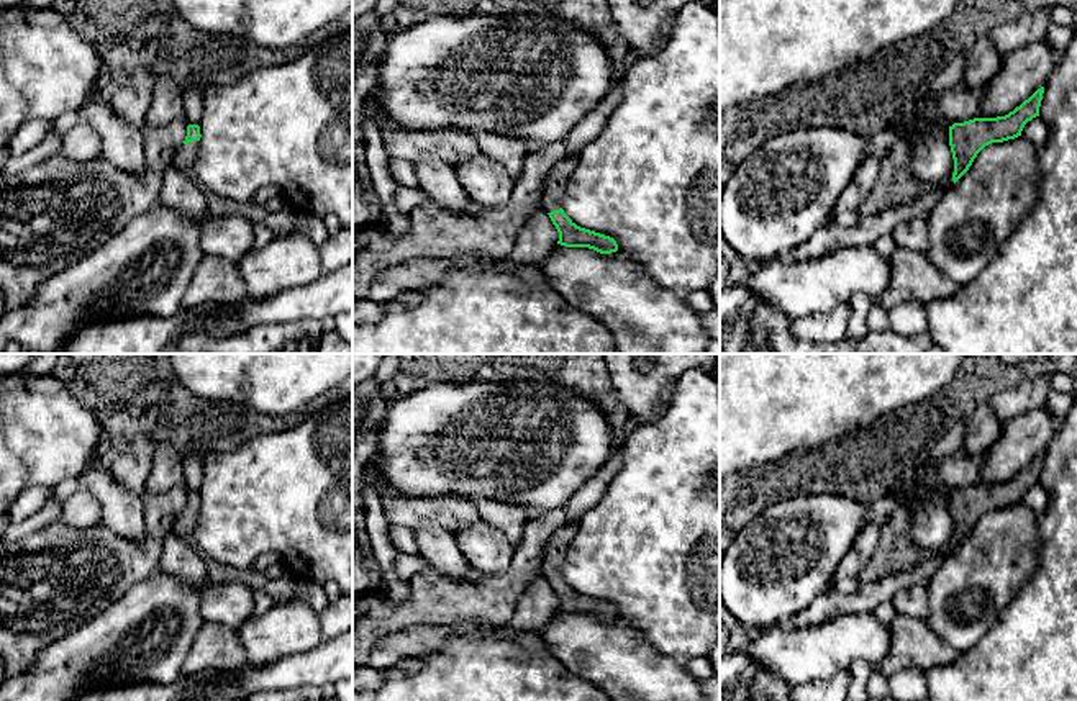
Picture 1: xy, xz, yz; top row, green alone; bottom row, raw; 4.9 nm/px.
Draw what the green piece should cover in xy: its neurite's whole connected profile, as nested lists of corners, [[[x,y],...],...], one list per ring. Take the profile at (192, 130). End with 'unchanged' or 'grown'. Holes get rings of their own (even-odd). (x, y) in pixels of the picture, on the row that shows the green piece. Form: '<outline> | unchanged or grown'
[[[189,124],[185,141],[172,159],[172,165],[190,179],[195,179],[195,157],[200,146],[200,138],[200,126]]] | grown

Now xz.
[[[579,152],[567,154],[562,162],[557,162],[546,177],[543,208],[548,211],[552,224],[559,233],[557,244],[566,247],[588,247],[600,254],[618,251],[613,237],[577,226],[562,210],[562,198],[569,177],[572,175]]] | grown

